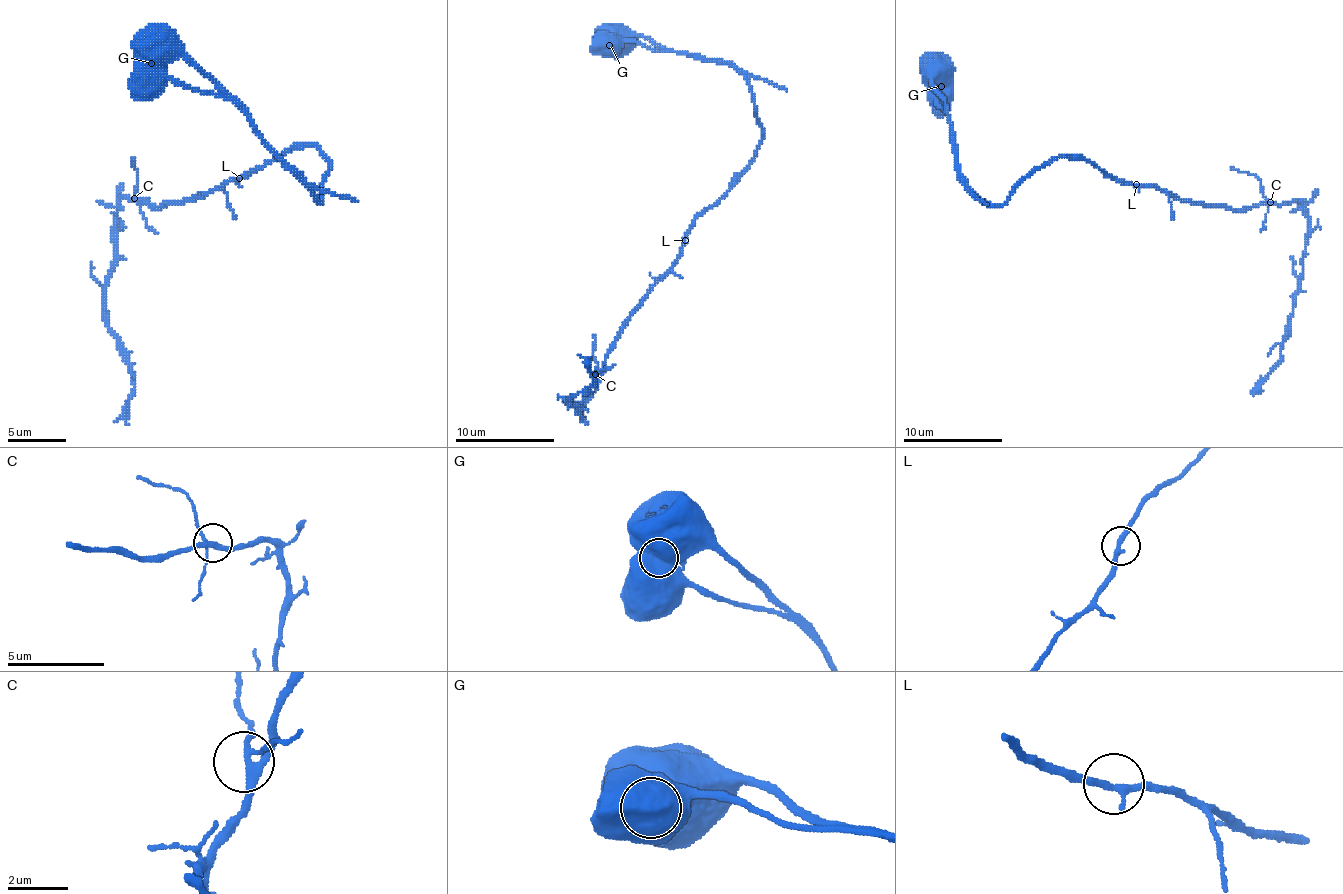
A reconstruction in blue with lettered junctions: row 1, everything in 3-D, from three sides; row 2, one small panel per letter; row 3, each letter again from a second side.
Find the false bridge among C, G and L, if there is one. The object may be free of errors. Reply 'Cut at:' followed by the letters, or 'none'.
Cut at: G

